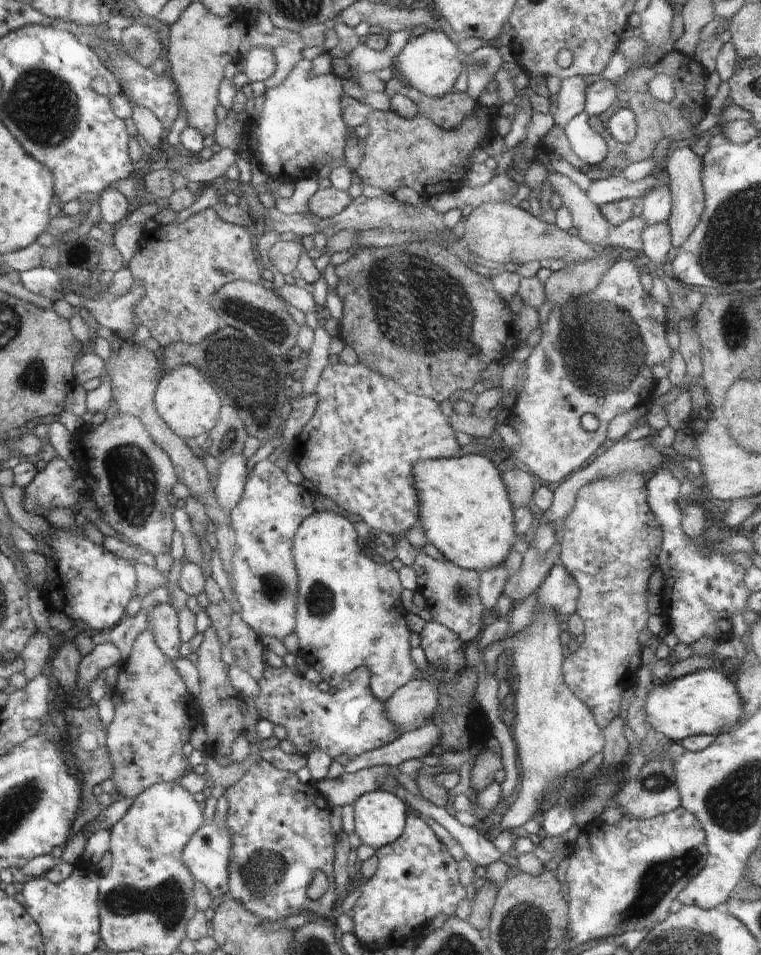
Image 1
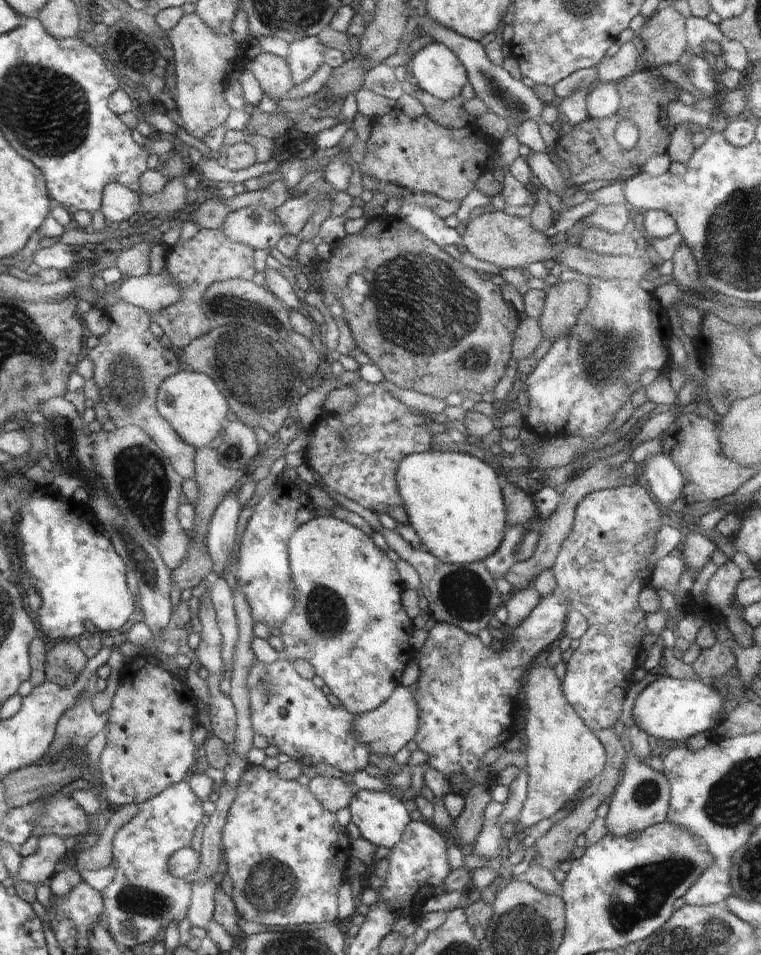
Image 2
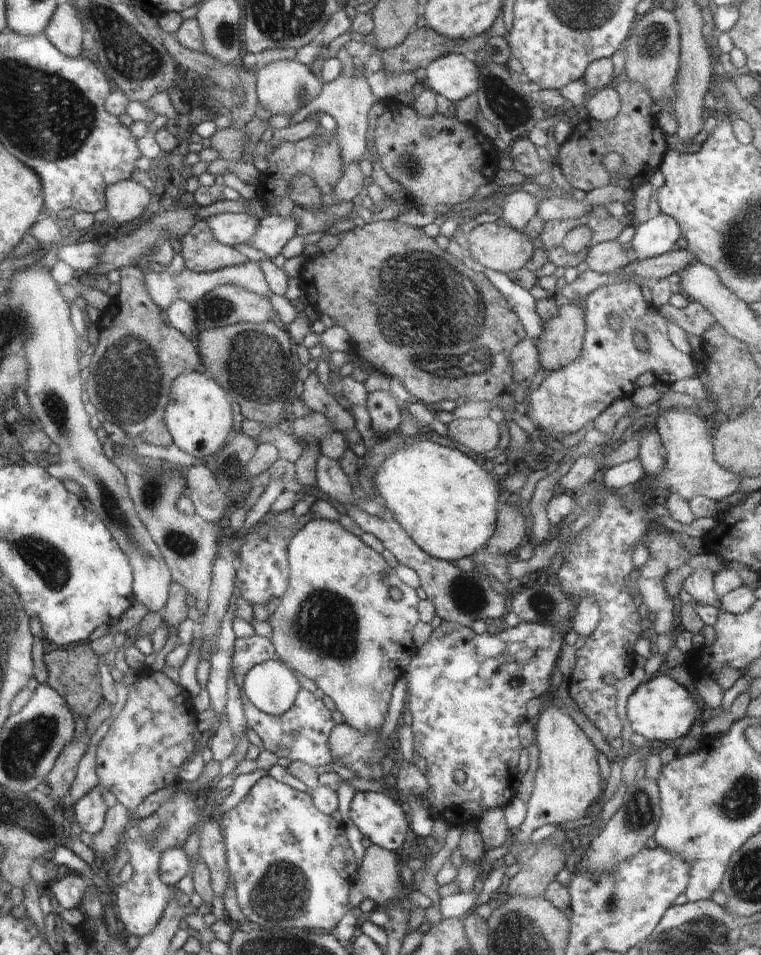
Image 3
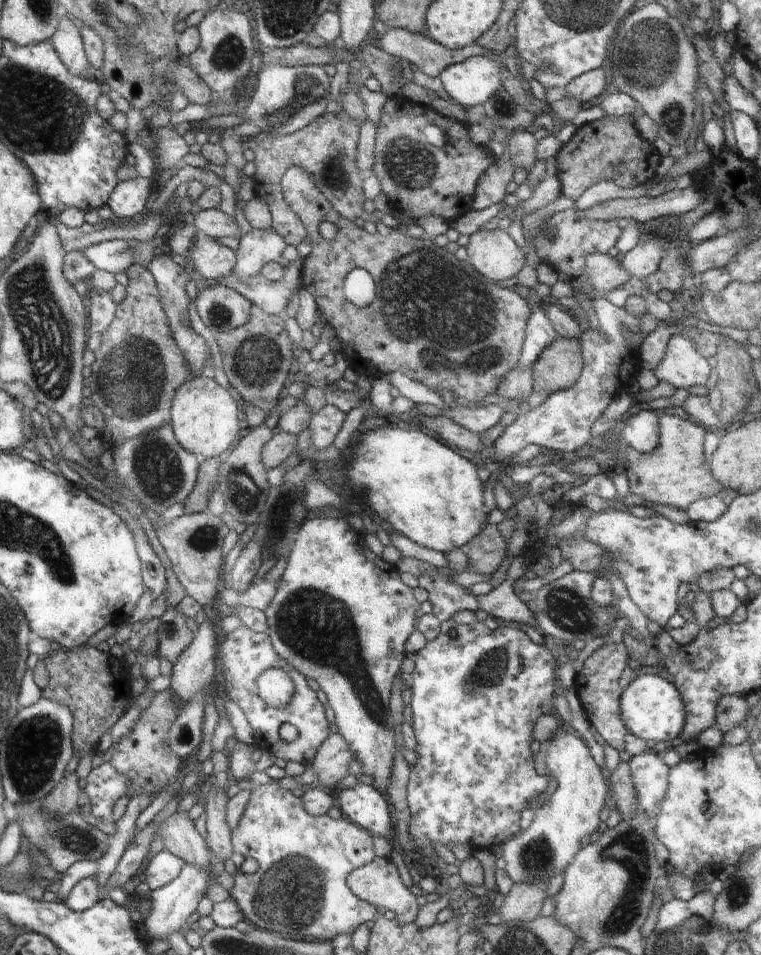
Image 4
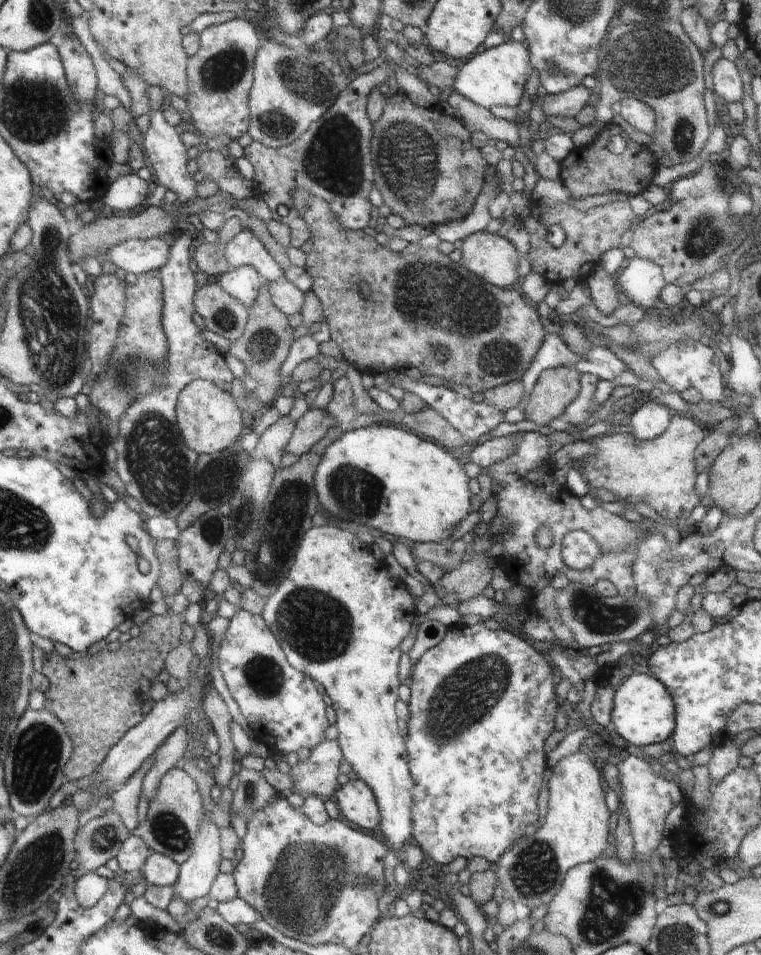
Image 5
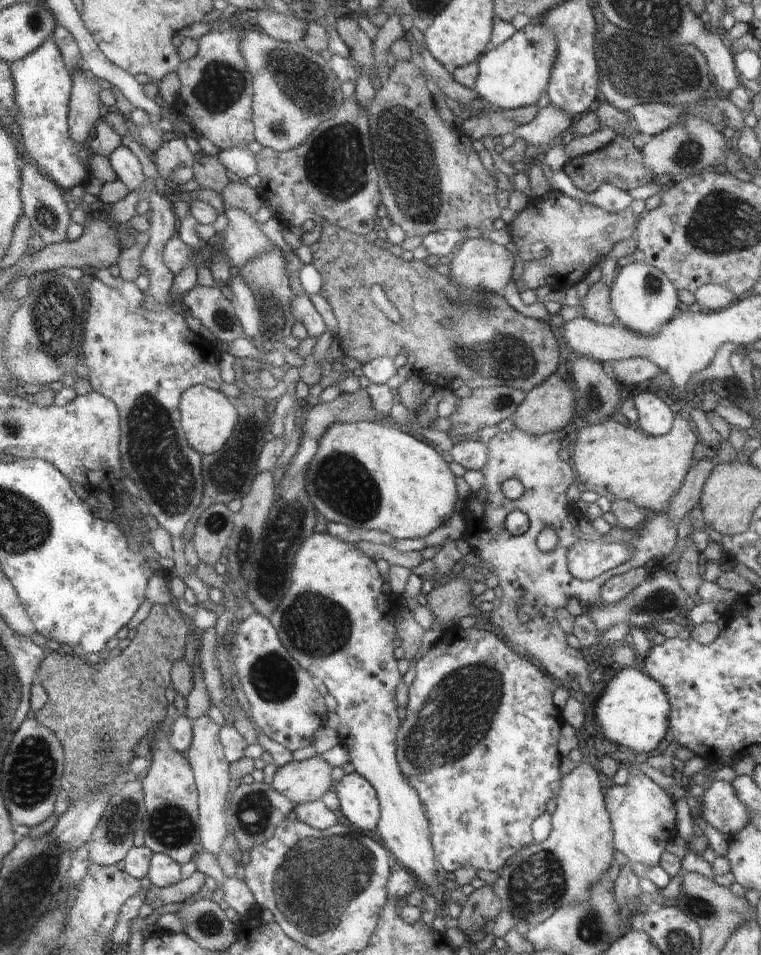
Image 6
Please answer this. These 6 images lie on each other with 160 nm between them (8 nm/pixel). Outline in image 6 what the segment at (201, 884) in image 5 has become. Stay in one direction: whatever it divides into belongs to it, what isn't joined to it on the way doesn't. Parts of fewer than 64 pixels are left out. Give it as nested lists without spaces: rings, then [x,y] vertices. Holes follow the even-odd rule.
[[[207,715],[195,718],[193,721],[193,739],[188,749],[188,759],[193,770],[196,790],[199,794],[199,833],[201,843],[205,852],[214,856],[222,851],[224,836],[228,830],[228,820],[226,818],[226,794],[228,794],[228,784],[230,775],[228,773],[229,762],[226,760],[222,743],[220,742],[219,727]]]

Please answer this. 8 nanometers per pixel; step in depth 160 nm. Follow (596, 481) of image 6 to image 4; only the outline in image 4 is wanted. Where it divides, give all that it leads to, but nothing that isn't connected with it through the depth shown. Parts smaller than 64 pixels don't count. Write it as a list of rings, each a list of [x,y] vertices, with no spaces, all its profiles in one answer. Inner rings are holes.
[[[662,411],[659,412],[659,418],[661,433],[659,434],[658,446],[652,452],[641,453],[638,449],[632,448],[630,445],[615,439],[614,441],[617,442],[617,445],[619,446],[619,459],[613,464],[612,468],[610,468],[610,464],[608,464],[608,470],[606,470],[606,472],[603,474],[606,474],[610,470],[617,472],[618,474],[623,474],[626,476],[629,482],[629,490],[632,492],[632,494],[642,497],[643,500],[647,501],[648,503],[653,503],[654,505],[668,505],[680,509],[681,511],[686,511],[688,506],[690,506],[694,500],[698,500],[699,498],[708,498],[708,496],[718,494],[718,492],[723,489],[721,486],[721,481],[719,481],[717,477],[713,475],[711,470],[708,470],[708,468],[704,466],[704,446],[702,446],[702,440],[704,440],[704,436],[706,436],[706,434],[704,434],[704,430],[698,426],[698,422],[690,422],[690,420],[683,419],[678,415],[671,415],[670,413]]]

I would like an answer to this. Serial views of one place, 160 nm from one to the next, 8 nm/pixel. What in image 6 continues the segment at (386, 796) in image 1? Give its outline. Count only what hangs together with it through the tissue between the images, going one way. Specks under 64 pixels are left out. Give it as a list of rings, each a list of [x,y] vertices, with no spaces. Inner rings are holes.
[[[358,773],[345,774],[334,789],[337,794],[340,812],[353,827],[374,832],[381,816],[378,796],[373,785]]]

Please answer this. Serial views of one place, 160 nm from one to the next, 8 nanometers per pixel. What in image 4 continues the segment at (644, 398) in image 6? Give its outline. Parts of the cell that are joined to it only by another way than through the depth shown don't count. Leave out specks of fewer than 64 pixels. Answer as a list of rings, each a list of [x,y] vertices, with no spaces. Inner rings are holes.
[[[644,409],[625,420],[618,440],[647,453],[658,446],[660,433],[659,412]]]

